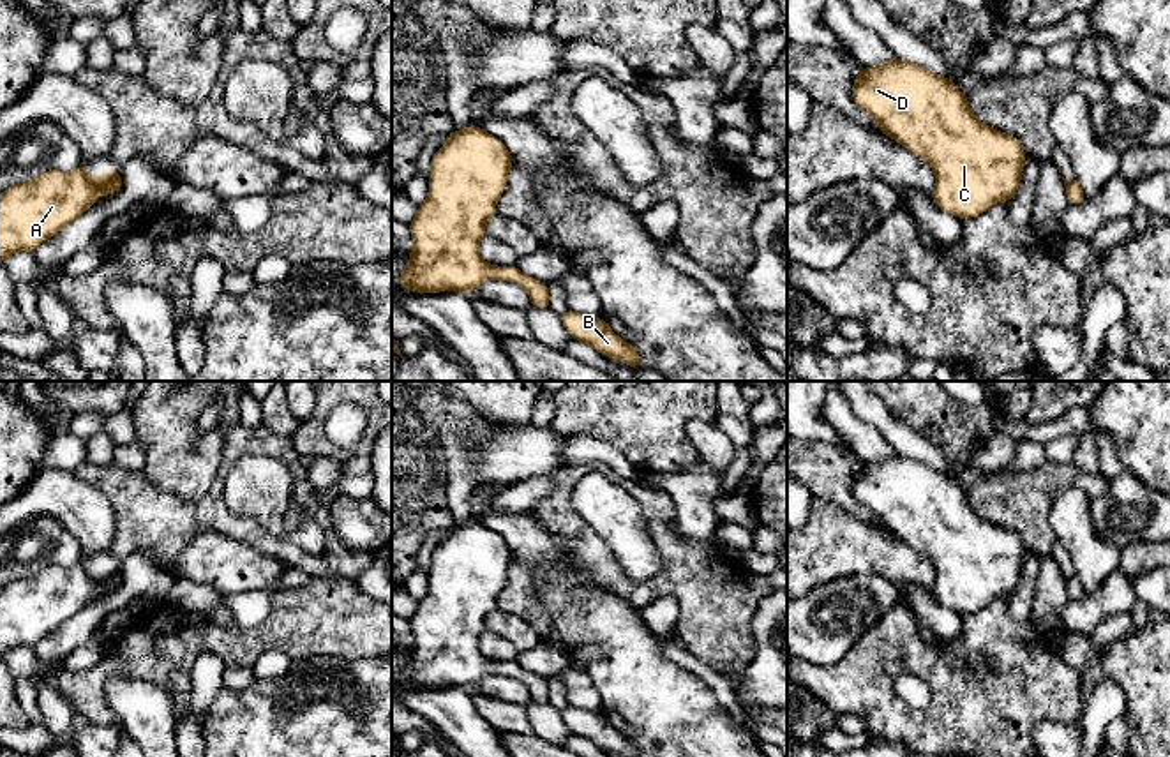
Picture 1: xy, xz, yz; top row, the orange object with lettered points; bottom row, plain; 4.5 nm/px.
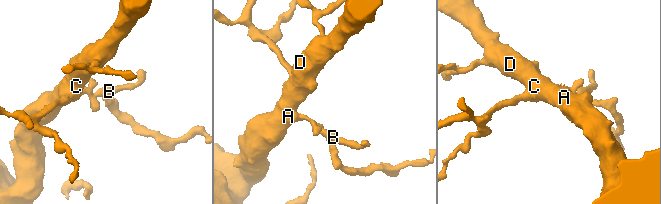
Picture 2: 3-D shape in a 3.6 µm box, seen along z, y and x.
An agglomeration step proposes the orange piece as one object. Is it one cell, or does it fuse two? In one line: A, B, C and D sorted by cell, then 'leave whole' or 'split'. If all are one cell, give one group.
A B C D; leave whole

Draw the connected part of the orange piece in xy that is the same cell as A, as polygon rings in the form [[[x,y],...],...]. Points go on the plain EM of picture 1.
[[[81,558],[71,568],[46,565],[7,582],[0,589],[0,660],[14,648],[34,648],[88,605],[101,589],[120,588],[122,579],[116,565],[104,565],[92,577]]]

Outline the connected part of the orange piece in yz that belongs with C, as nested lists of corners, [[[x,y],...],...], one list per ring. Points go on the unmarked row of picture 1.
[[[893,452],[874,462],[859,462],[852,496],[886,531],[932,561],[935,582],[930,593],[939,605],[964,616],[1013,595],[1027,549],[1015,531],[978,515],[953,475]]]

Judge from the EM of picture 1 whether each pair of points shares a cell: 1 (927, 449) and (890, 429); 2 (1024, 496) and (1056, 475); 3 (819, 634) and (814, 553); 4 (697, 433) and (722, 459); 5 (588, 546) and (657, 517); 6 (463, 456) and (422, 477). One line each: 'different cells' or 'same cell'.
1: same cell
2: same cell
3: different cells
4: same cell
5: same cell
6: different cells

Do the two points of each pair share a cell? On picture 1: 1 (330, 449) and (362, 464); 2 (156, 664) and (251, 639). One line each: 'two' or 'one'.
1: two
2: one

